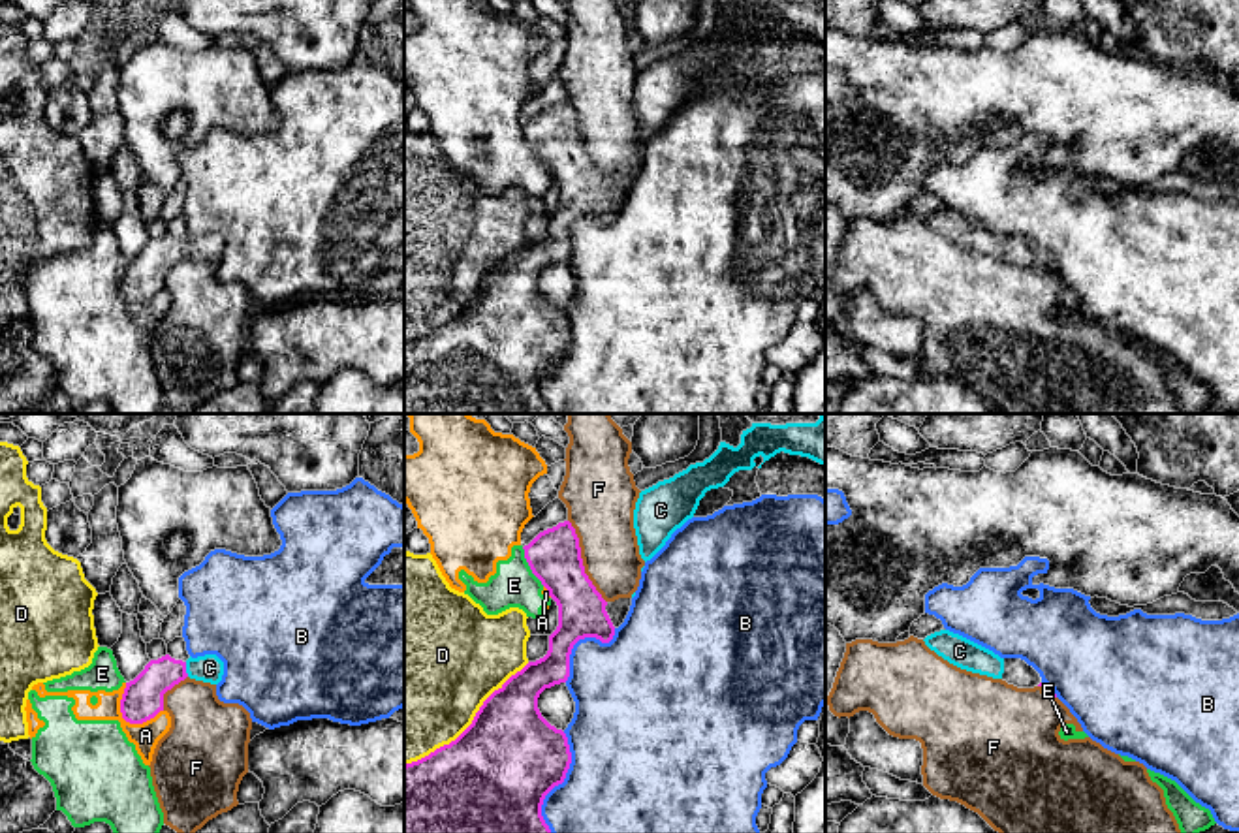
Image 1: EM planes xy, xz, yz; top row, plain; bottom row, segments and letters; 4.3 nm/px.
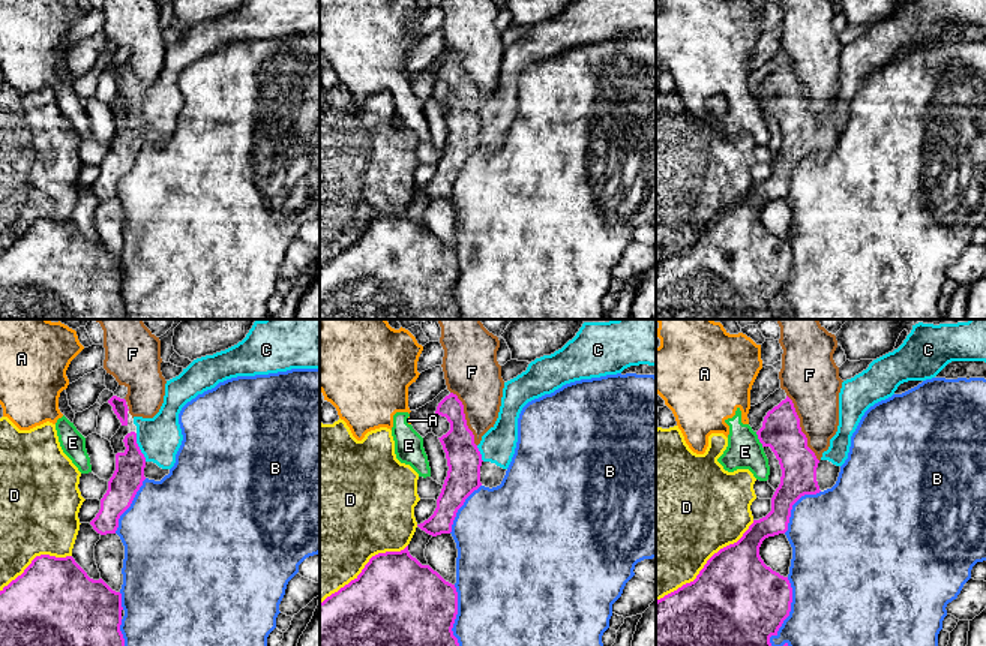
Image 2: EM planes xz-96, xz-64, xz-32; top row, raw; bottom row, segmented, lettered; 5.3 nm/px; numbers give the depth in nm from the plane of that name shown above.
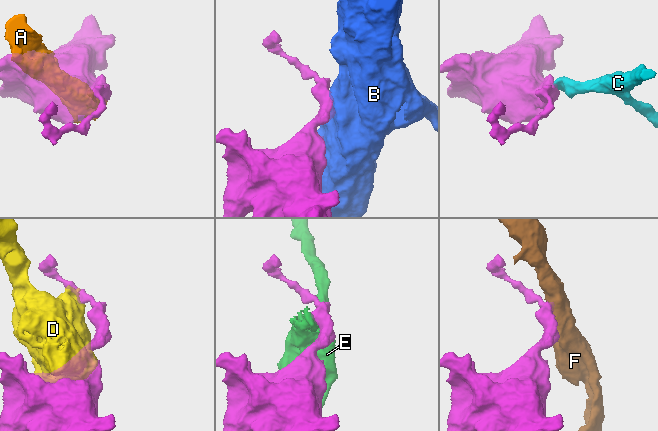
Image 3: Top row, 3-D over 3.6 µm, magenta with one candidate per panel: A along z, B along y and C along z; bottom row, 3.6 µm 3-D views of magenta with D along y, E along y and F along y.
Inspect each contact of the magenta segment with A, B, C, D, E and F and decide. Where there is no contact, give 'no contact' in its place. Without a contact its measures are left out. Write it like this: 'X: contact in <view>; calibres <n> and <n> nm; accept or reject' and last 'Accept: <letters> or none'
A: contact in xy; calibres 180 and 120 nm; reject
B: contact in xz; calibres 440 and 440 nm; reject
C: contact in xy; calibres 180 and 120 nm; accept
D: contact in xz; calibres 460 and 480 nm; reject
E: contact in xz; calibres 220 and 190 nm; reject
F: contact in xz; calibres 220 and 280 nm; reject
Accept: C

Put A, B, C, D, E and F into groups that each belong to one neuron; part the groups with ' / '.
A E / B / C / D / F

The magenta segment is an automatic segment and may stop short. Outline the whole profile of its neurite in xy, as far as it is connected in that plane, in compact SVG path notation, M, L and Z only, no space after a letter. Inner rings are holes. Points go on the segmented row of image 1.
M169 654L150 660L145 669L126 683L120 713L130 724L143 724L164 711L164 694L186 677L218 684L224 675L224 662L216 654L175 660Z

